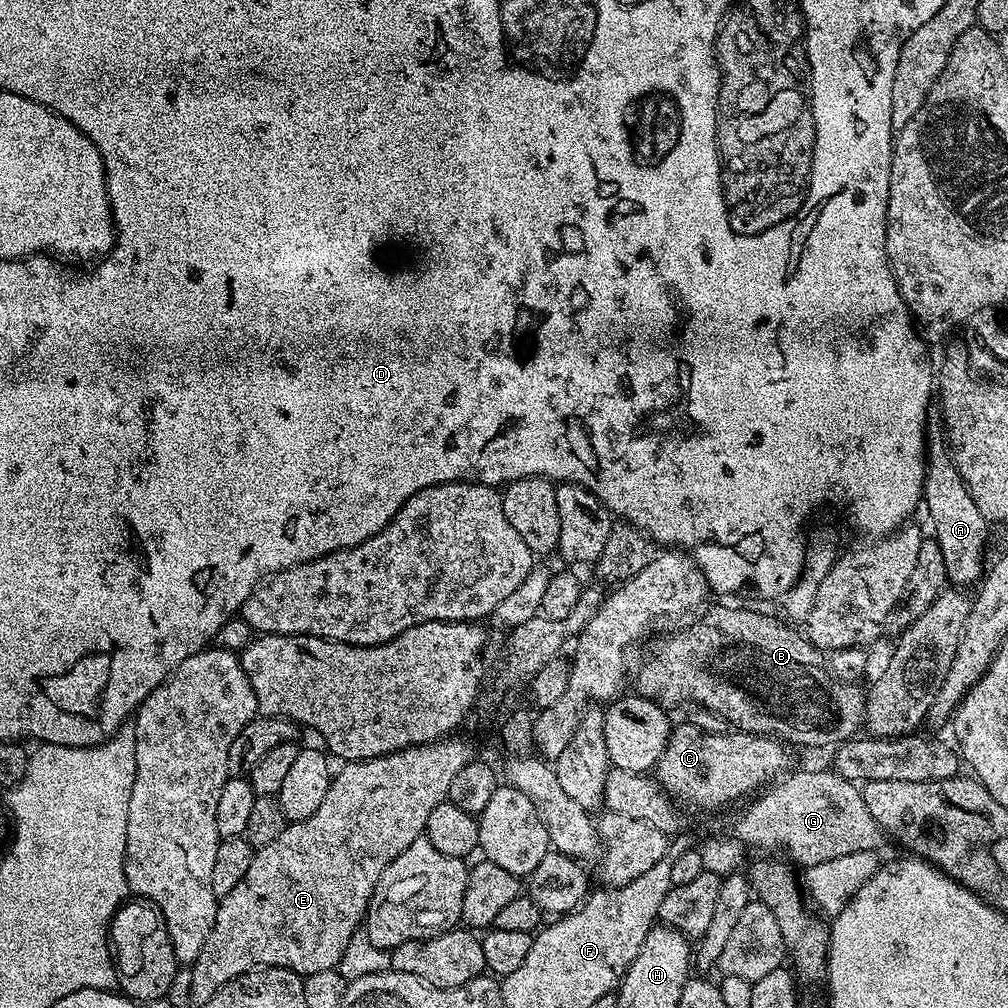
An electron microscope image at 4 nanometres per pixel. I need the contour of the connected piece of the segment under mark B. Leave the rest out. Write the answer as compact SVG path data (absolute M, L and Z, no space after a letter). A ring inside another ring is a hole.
M724 604L718 605L717 608L710 609L701 620L694 621L685 632L674 633L673 636L641 666L640 688L638 688L639 695L645 696L648 700L652 700L655 704L661 706L669 706L668 704L688 704L687 706L709 708L710 710L714 710L714 714L726 718L726 722L733 729L742 732L752 732L756 736L775 738L781 742L787 742L789 745L832 744L831 746L836 746L843 741L853 739L853 737L861 731L862 725L864 724L865 689L860 689L861 685L856 682L833 680L832 673L828 671L823 663L815 664L814 661L808 660L814 655L814 649L810 641L801 635L801 633L799 636L794 629L787 628L787 626L792 626L785 623L783 619L780 620L775 620L774 617L767 616L764 612L751 612L748 608L727 608Z

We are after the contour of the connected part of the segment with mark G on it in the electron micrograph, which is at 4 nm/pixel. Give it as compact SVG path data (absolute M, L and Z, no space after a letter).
M833 770L791 772L789 771L783 778L777 779L770 787L761 791L757 795L761 796L737 818L734 836L741 845L749 844L752 848L761 848L764 851L761 853L764 854L785 852L780 854L787 857L793 865L800 864L801 869L818 866L818 862L830 862L830 858L842 858L842 854L875 853L876 848L883 846L886 833L880 829L878 822L874 822L870 810L866 810L863 791L855 783Z

